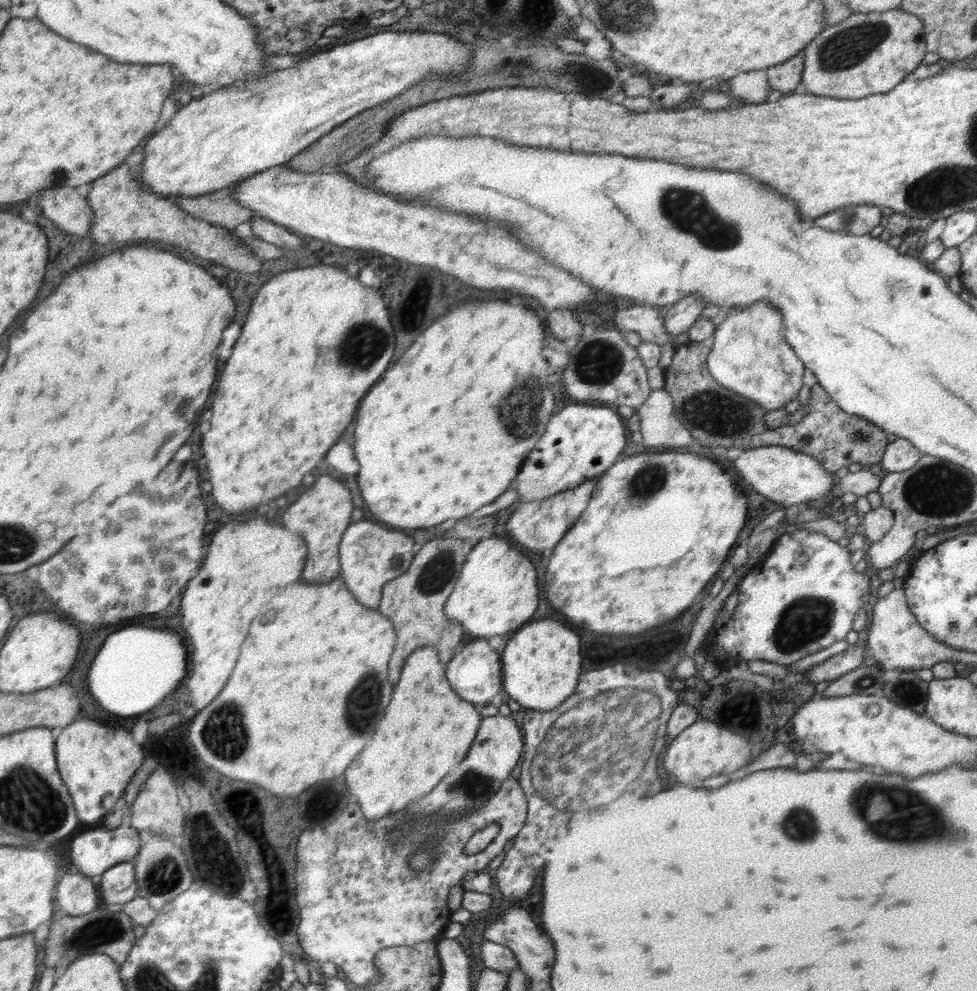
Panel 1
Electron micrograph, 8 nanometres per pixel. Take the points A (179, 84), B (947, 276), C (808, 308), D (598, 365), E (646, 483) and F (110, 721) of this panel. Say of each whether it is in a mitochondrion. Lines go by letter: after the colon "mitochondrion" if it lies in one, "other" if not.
A: other
B: other
C: other
D: mitochondrion
E: mitochondrion
F: other

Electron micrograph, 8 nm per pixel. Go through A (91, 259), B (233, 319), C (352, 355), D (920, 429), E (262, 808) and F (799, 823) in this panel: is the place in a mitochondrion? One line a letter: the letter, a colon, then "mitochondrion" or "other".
A: other
B: other
C: mitochondrion
D: other
E: other
F: mitochondrion

